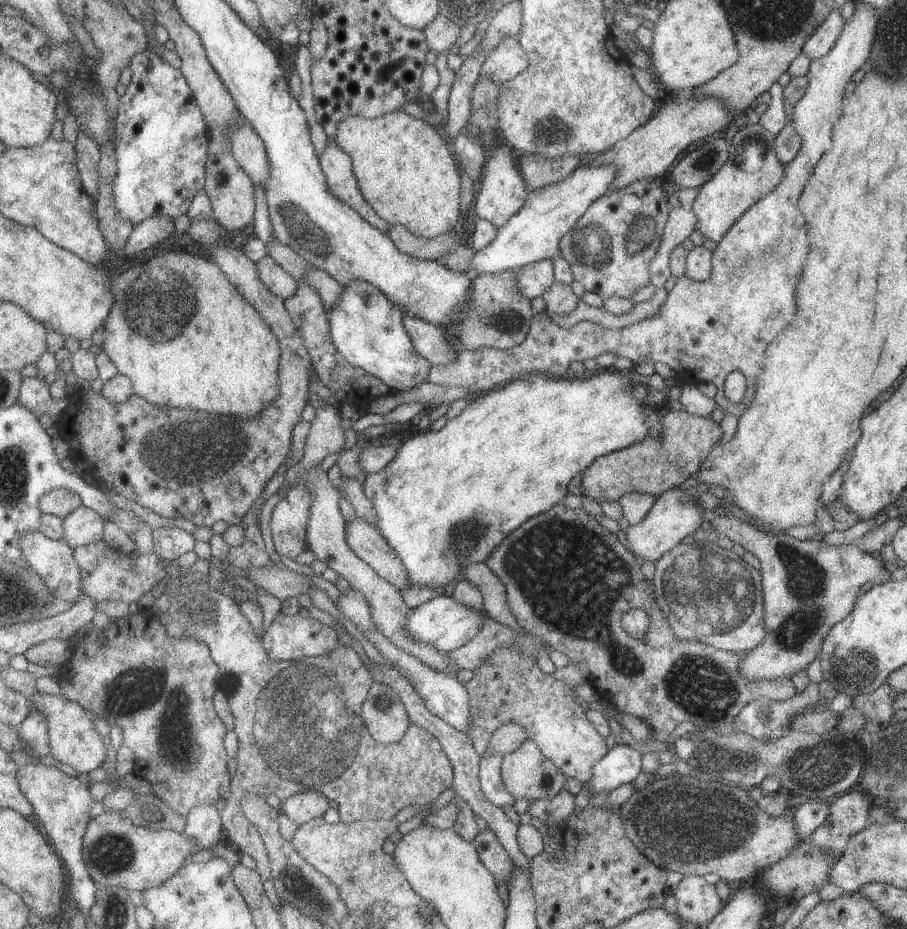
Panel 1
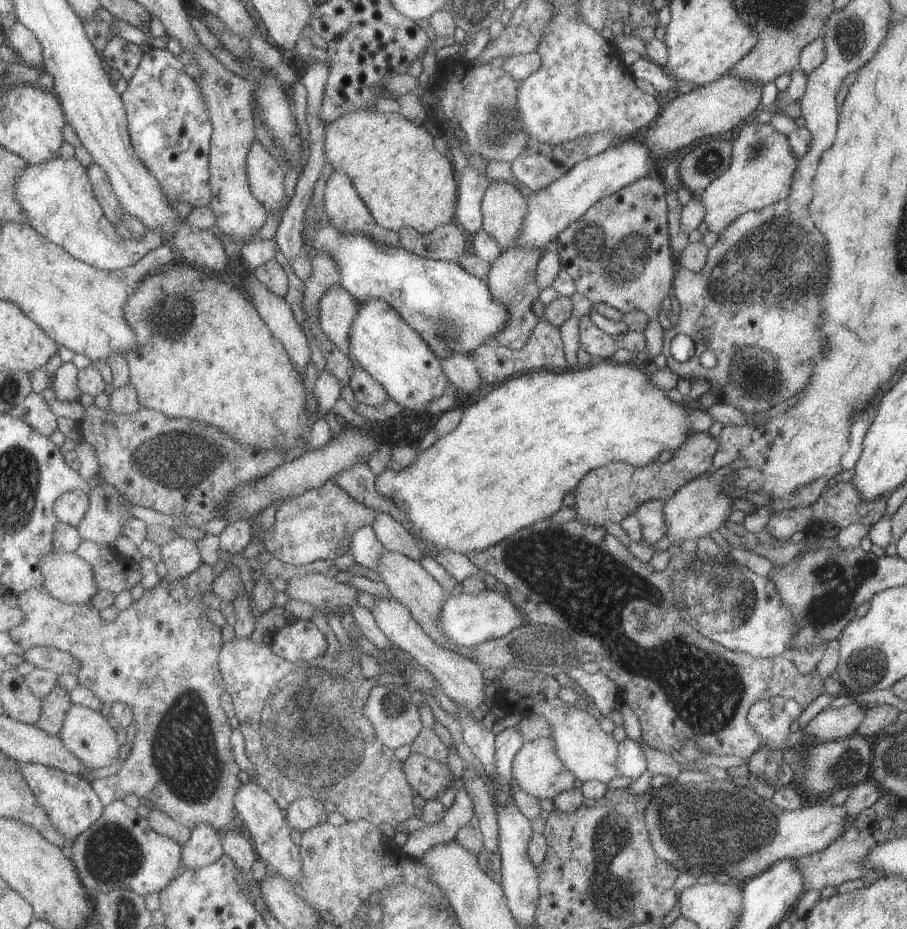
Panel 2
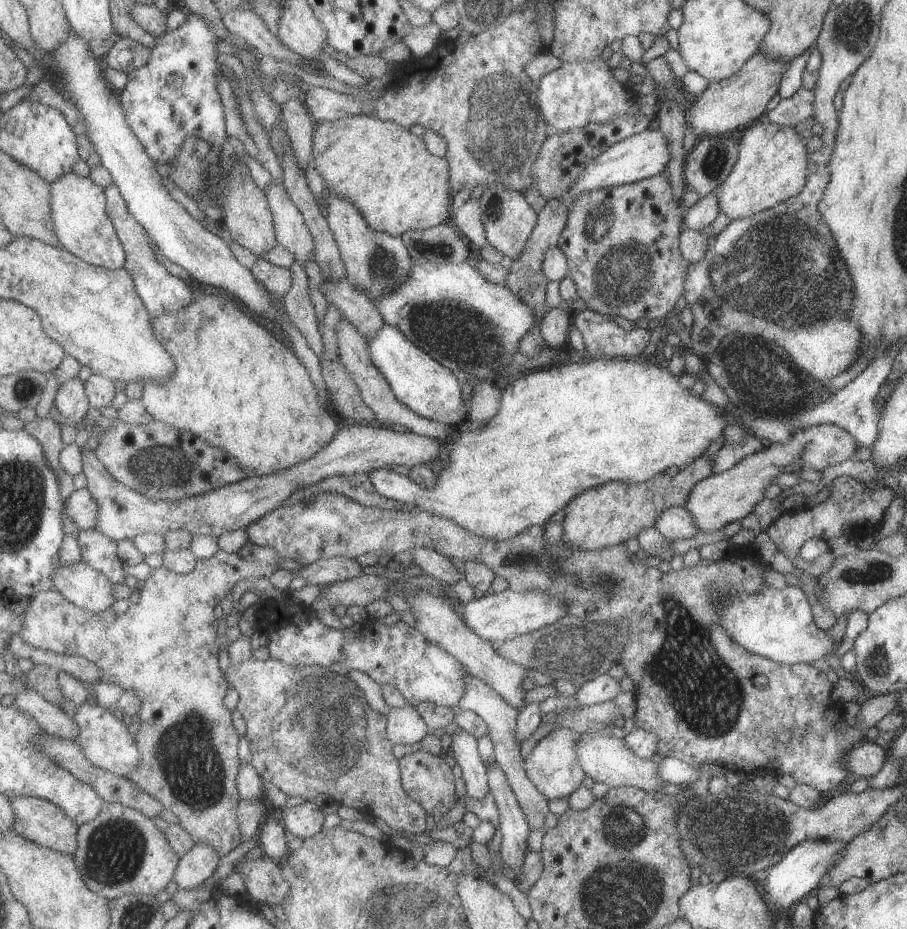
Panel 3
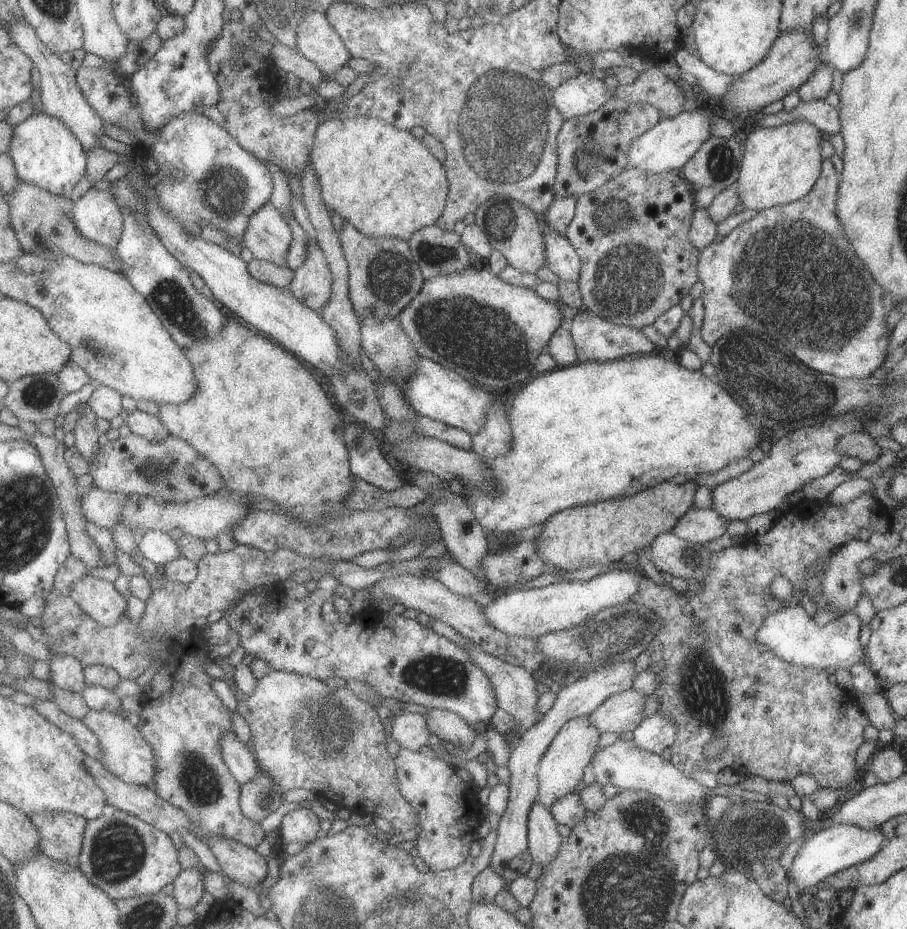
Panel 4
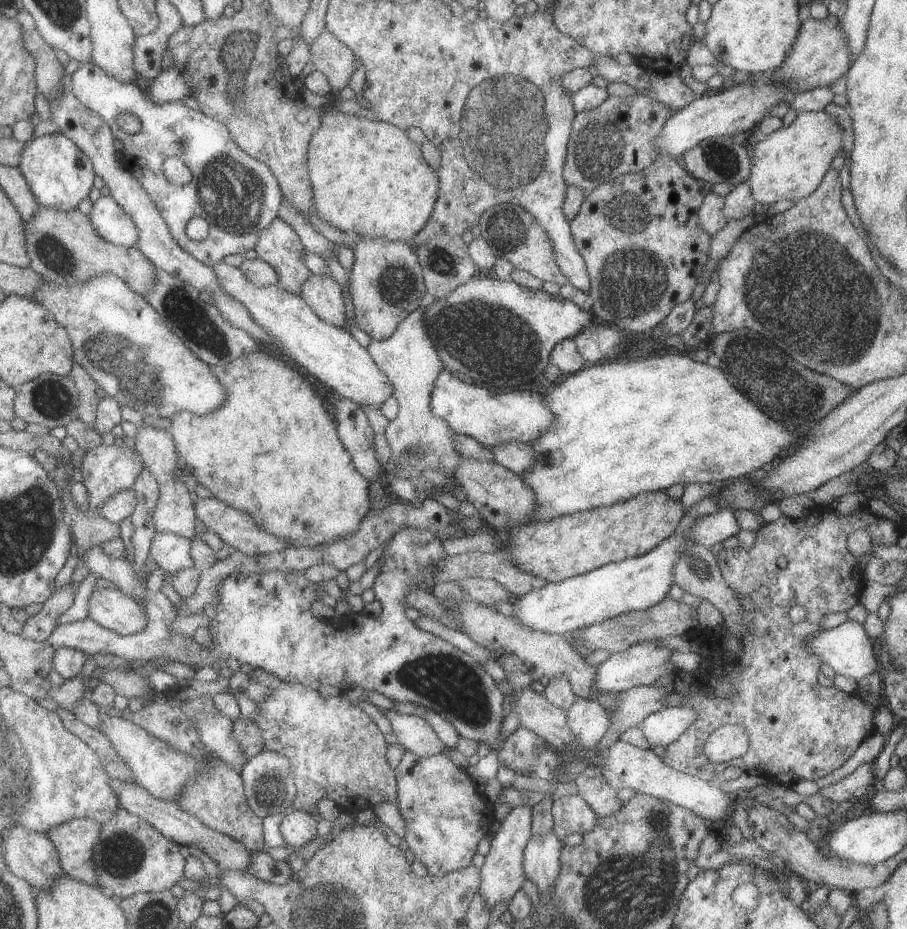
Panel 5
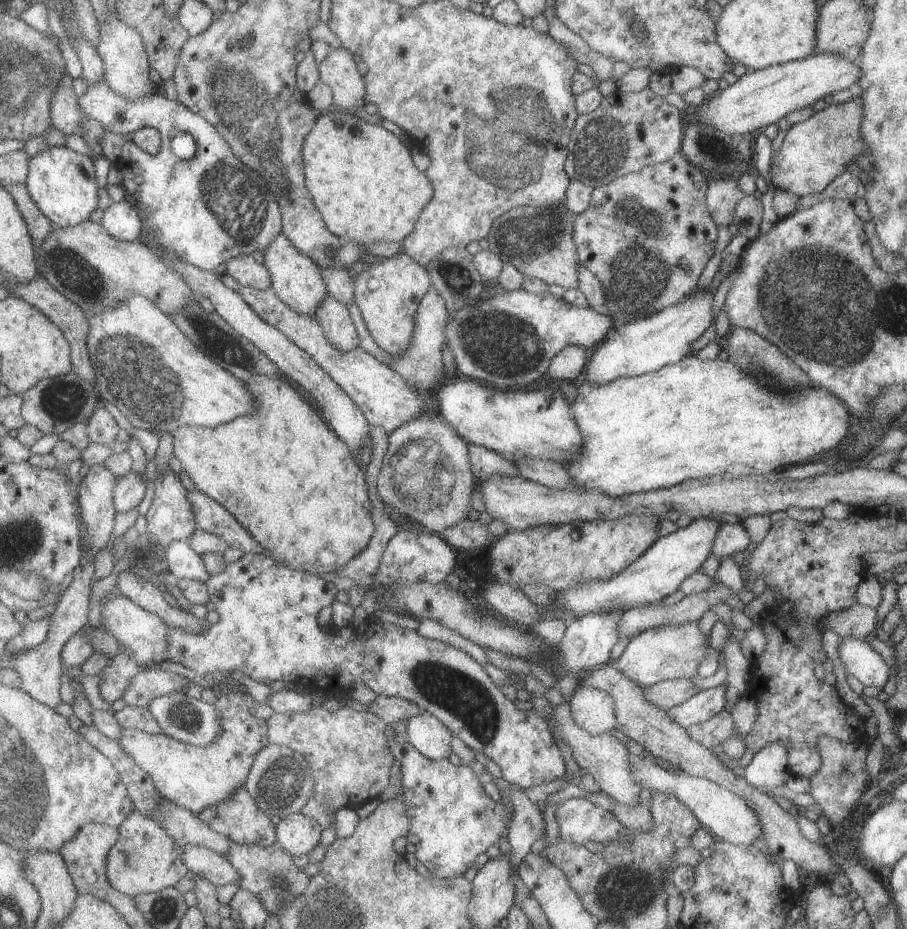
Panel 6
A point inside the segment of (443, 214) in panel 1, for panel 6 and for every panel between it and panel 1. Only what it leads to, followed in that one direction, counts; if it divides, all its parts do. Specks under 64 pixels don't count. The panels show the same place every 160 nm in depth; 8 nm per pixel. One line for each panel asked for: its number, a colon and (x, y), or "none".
2: (403, 180)
3: (384, 170)
4: (384, 181)
5: (368, 178)
6: (362, 178)

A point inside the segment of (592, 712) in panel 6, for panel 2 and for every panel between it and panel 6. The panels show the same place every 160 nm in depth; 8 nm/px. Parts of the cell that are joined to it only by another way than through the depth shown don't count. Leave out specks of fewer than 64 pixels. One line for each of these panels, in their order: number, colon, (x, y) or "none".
2: (537, 768)
3: (553, 767)
4: (561, 769)
5: (588, 721)

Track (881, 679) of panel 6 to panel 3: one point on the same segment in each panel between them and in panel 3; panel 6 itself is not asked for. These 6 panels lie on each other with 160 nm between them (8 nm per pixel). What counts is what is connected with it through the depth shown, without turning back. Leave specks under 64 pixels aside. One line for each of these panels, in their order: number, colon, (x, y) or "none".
3: (778, 624)
4: (790, 633)
5: (847, 649)

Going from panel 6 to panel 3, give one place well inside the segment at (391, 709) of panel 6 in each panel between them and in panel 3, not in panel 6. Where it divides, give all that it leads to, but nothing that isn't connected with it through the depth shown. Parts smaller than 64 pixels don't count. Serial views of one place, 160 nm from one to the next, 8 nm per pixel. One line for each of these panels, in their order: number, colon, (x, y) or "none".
3: (464, 745)
4: (447, 725)
5: (448, 735)

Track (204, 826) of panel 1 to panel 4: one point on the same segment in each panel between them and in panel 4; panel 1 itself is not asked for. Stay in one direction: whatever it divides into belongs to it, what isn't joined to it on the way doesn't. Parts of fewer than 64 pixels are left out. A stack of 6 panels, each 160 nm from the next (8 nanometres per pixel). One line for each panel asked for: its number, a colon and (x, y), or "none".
2: (205, 847)
3: (196, 869)
4: (190, 887)

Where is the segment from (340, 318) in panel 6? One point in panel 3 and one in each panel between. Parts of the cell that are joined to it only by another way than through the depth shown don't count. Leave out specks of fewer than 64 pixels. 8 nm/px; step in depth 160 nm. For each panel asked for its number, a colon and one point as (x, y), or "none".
3: (292, 233)
4: (312, 282)
5: (323, 294)

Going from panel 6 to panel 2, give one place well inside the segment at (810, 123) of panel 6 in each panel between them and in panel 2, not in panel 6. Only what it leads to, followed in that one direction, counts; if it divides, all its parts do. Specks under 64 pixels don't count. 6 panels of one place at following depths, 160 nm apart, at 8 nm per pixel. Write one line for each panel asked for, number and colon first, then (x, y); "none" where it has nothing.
2: (763, 165)
3: (772, 166)
4: (780, 165)
5: (790, 164)

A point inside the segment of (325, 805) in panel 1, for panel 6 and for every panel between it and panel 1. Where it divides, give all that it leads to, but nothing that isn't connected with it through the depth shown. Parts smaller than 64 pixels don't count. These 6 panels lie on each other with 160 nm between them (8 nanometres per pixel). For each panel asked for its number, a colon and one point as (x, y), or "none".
2: (302, 814)
3: (305, 820)
4: (302, 825)
5: (298, 827)
6: (298, 835)

